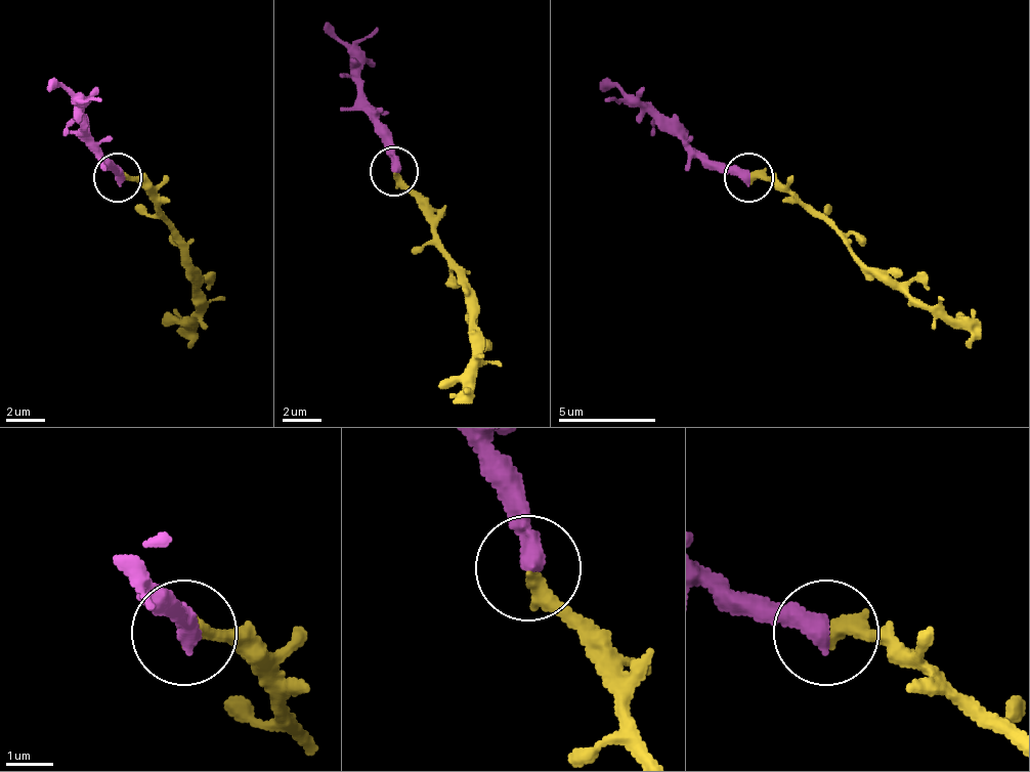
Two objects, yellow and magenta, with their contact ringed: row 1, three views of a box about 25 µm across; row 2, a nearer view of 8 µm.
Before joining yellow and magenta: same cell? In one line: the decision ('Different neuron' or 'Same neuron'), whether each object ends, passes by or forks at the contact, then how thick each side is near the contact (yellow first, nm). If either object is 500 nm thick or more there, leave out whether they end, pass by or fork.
Same neuron. At the ring yellow ends. At the ring magenta ends. Thickness 360 nm (yellow) against 460 nm

